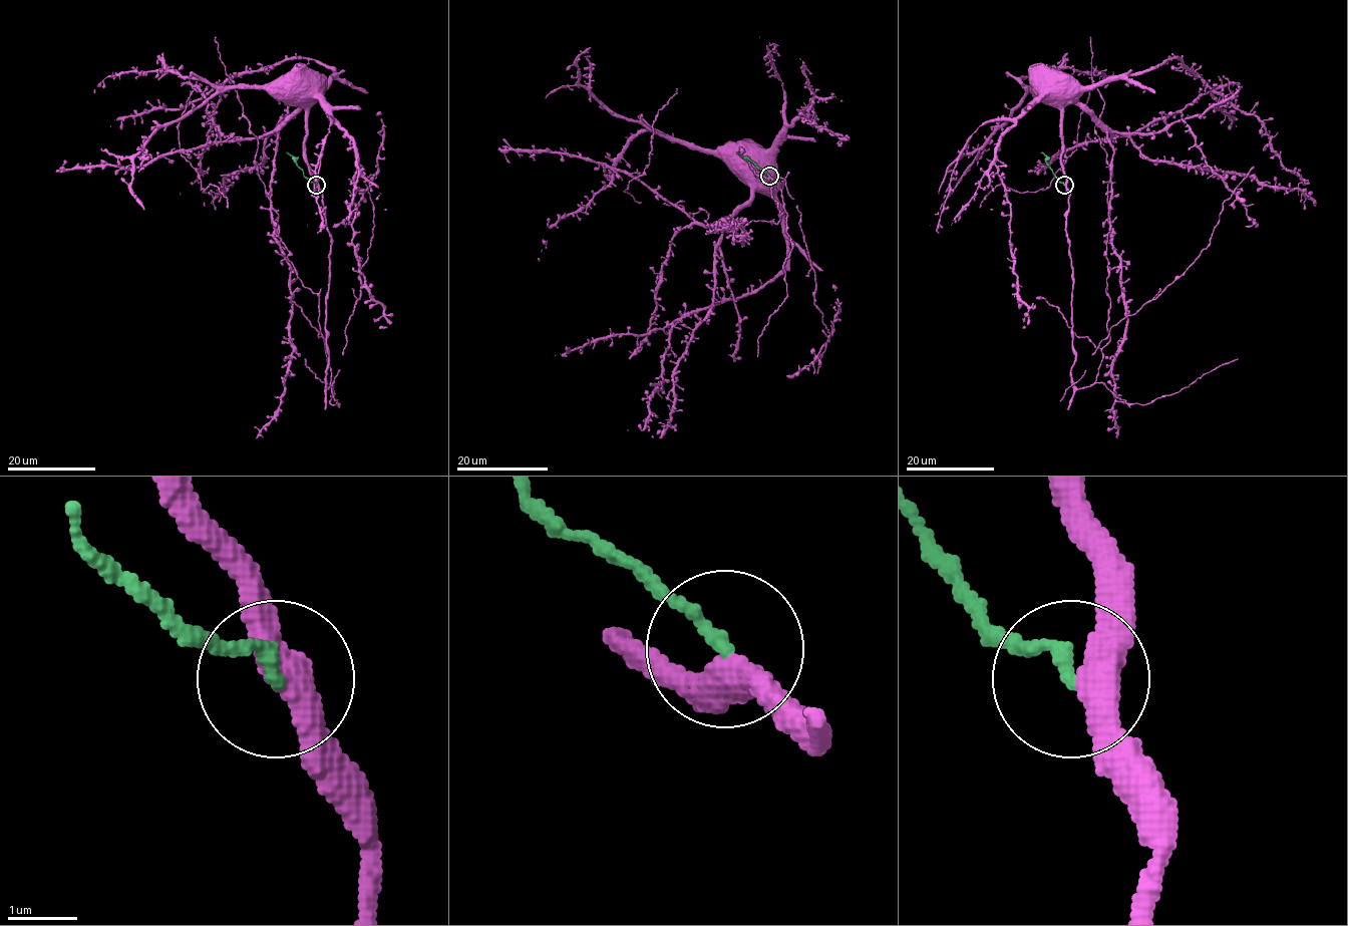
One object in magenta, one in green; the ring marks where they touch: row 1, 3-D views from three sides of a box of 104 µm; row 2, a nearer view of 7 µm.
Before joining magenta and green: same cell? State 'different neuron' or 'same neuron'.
different neuron

